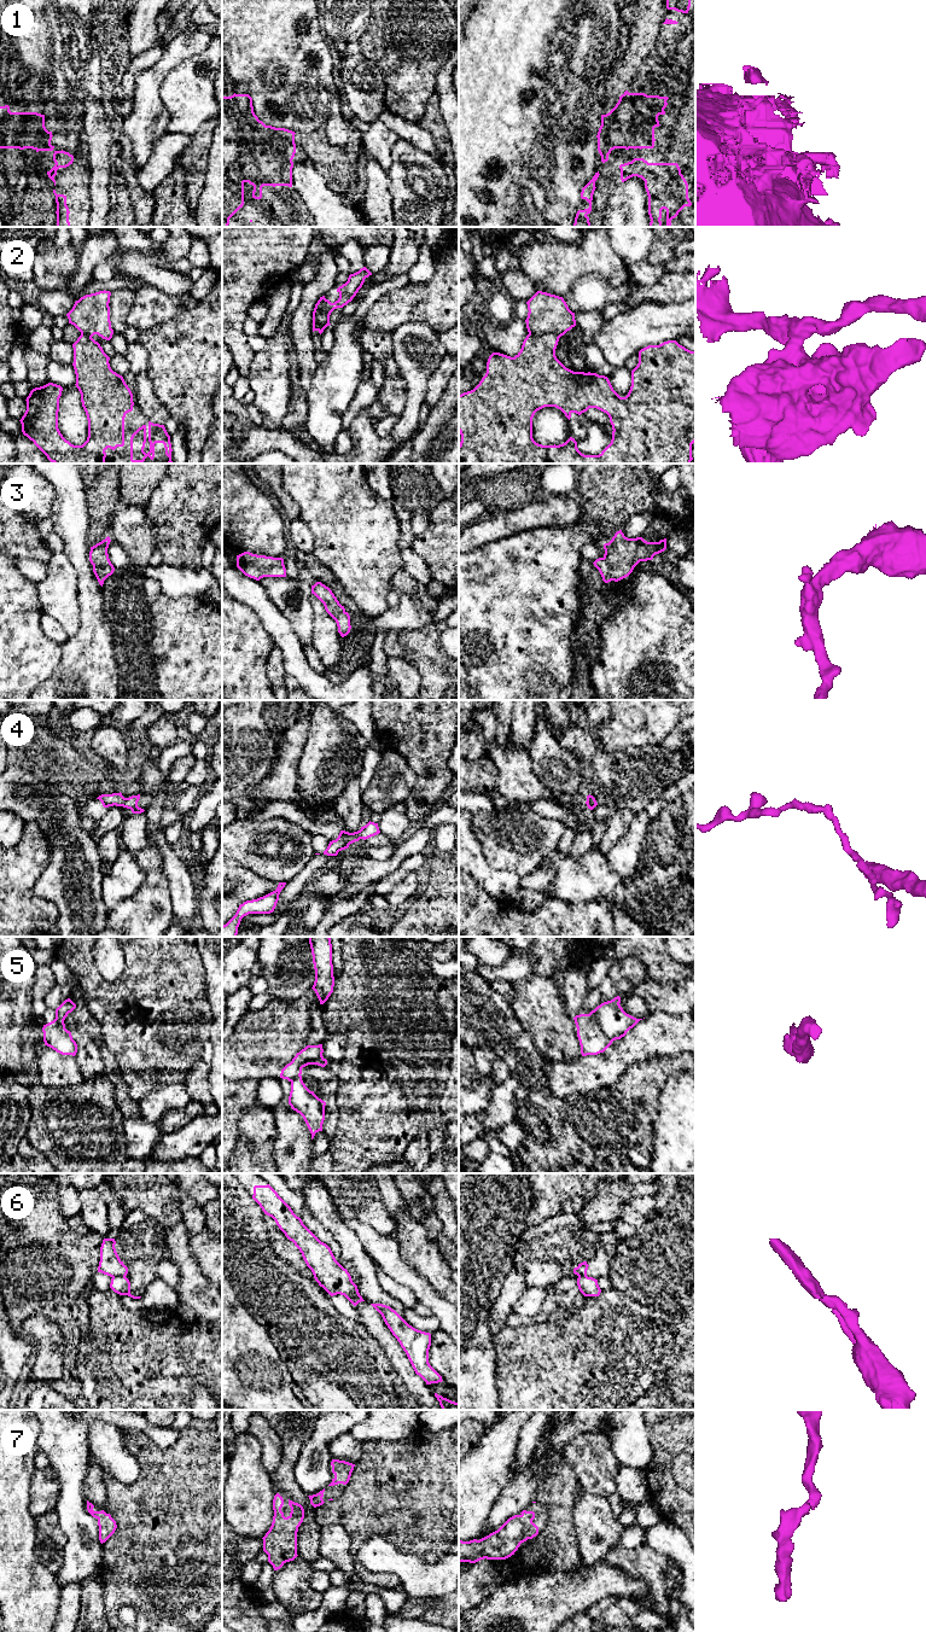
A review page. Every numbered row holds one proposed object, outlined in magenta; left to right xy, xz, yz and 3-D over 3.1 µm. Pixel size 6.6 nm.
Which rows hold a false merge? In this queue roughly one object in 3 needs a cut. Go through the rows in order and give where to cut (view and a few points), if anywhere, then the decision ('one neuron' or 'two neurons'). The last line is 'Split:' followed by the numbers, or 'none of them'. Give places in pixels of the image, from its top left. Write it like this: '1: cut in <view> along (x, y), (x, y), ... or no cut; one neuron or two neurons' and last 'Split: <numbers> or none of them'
1: cut in xy along (52, 149), (36, 150); two neurons
2: cut in xz along (325, 298), (325, 319), (319, 322); two neurons
3: no cut; one neuron
4: no cut; one neuron
5: cut in yz along (587, 1014), (613, 1039); two neurons
6: cut in xy along (124, 1275), (112, 1277); two neurons
7: no cut; one neuron
Split: 1, 2, 5, 6

